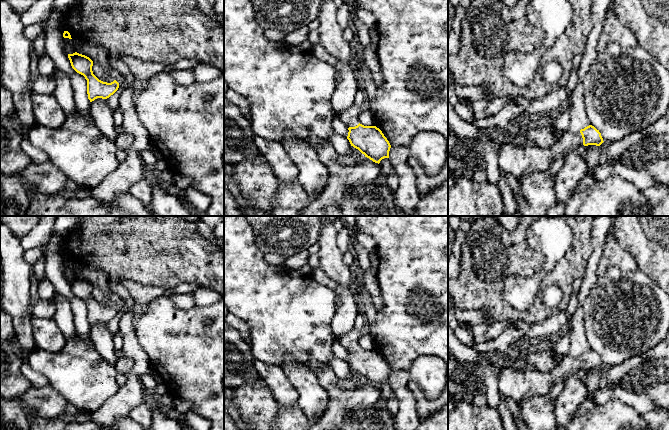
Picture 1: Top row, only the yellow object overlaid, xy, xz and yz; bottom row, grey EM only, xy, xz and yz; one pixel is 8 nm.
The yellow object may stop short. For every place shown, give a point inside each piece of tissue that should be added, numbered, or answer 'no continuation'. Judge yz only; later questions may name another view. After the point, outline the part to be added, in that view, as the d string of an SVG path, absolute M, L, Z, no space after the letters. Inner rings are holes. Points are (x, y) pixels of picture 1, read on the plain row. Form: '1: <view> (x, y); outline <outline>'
1: yz (516, 381); outline M567 355L552 372L540 372L503 357L498 370L498 390L503 397L510 397L518 403L532 396L549 394L555 384L567 380L581 369L583 362L580 356Z

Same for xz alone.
1: xz (350, 340); outline M353 329L343 337L338 339L339 343L343 345L348 351L355 351L359 348L358 339L361 336L361 331Z

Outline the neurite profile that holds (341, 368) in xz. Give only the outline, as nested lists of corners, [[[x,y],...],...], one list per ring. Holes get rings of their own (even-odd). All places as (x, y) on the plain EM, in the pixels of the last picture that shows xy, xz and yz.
[[[337,357],[329,361],[329,367],[333,370],[338,378],[344,378],[351,371],[349,364]]]

